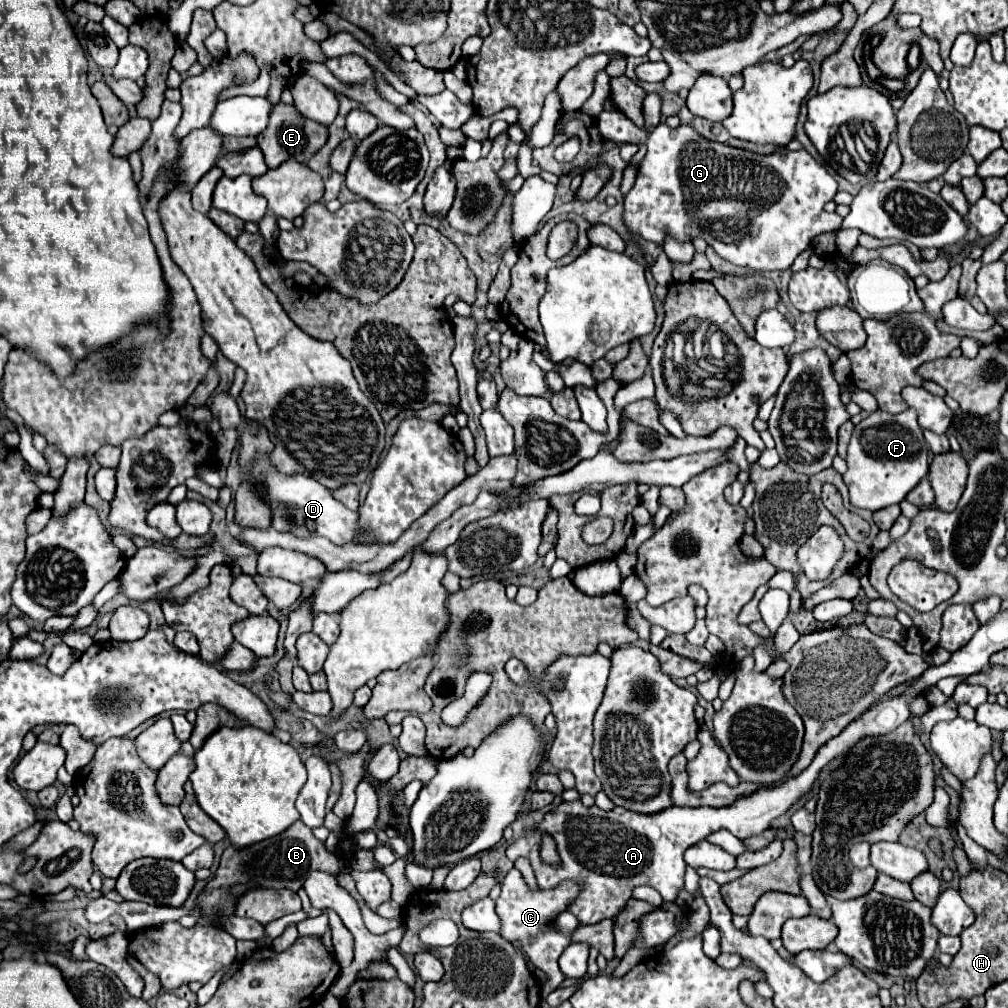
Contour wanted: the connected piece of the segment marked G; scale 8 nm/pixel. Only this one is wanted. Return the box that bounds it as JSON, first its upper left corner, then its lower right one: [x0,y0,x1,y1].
[597,111,843,271]

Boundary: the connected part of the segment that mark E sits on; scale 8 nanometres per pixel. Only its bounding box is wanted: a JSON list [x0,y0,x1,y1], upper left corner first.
[257,103,329,169]

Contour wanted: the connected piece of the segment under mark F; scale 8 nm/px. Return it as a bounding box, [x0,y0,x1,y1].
[843,409,927,511]

